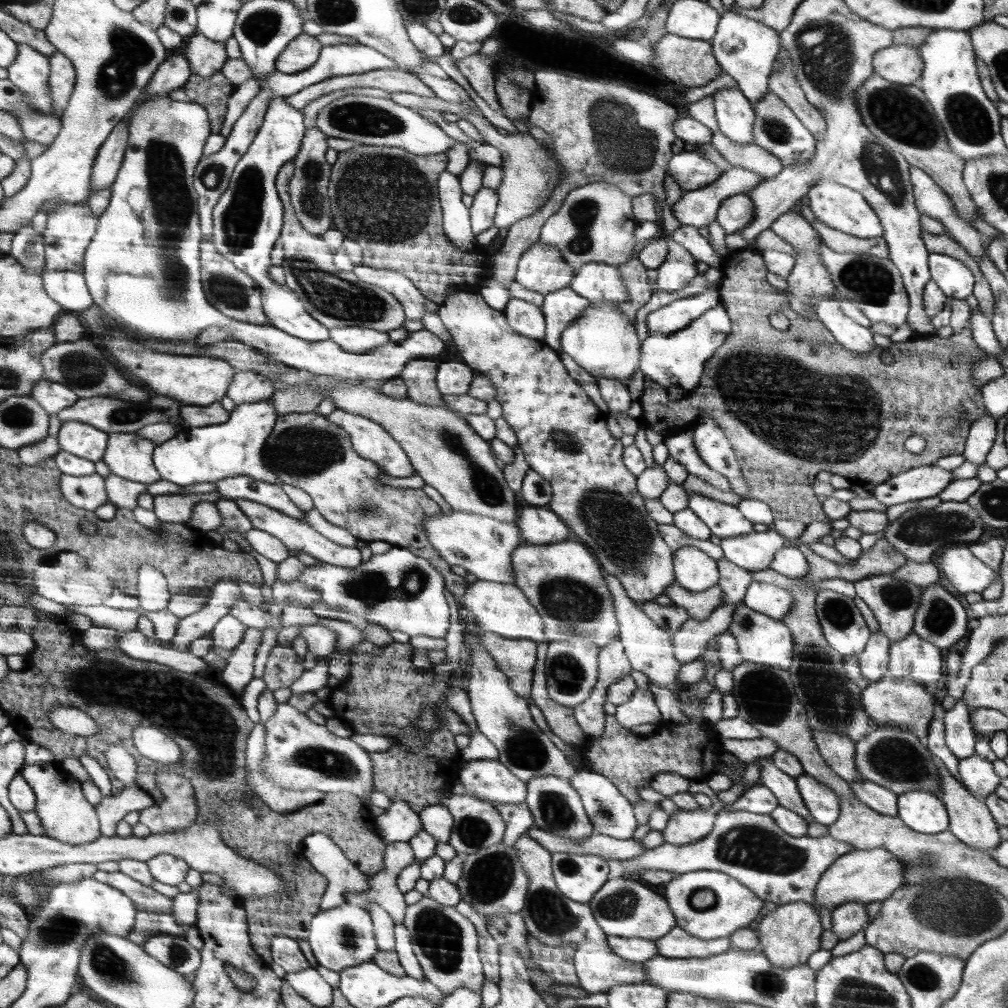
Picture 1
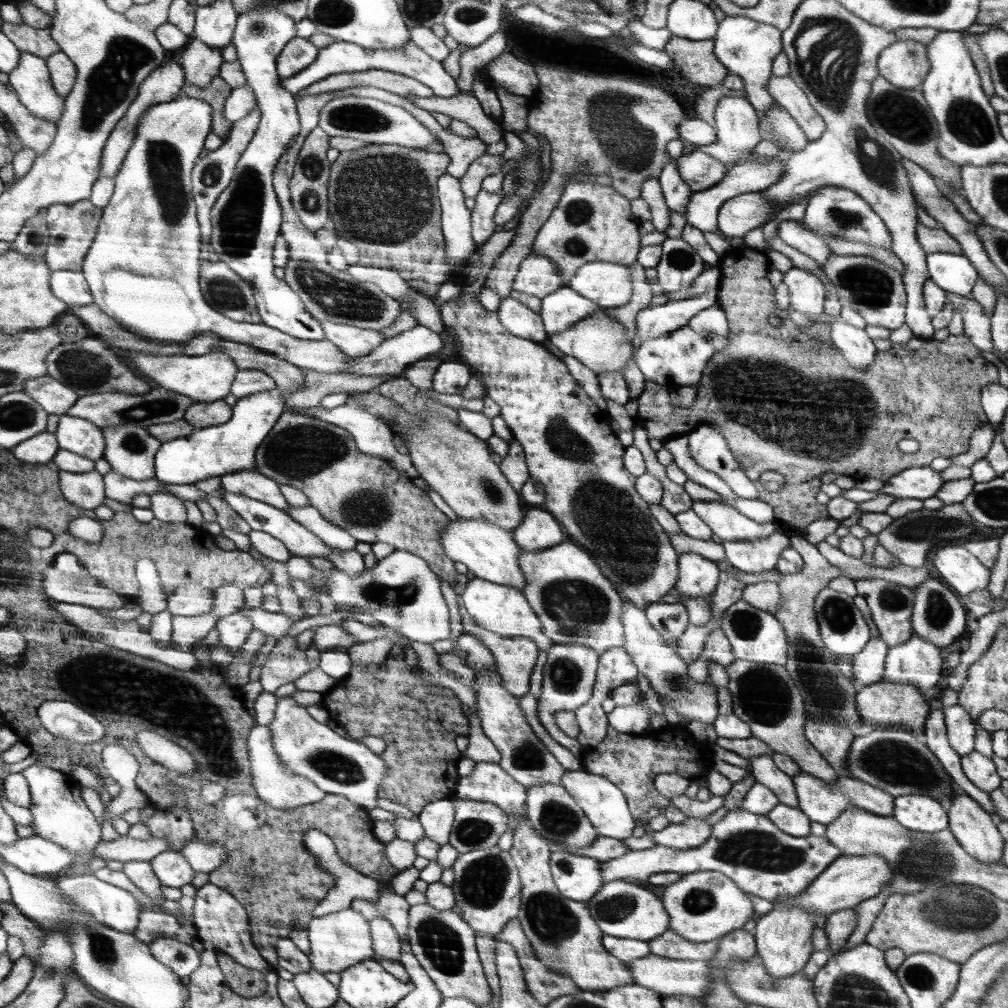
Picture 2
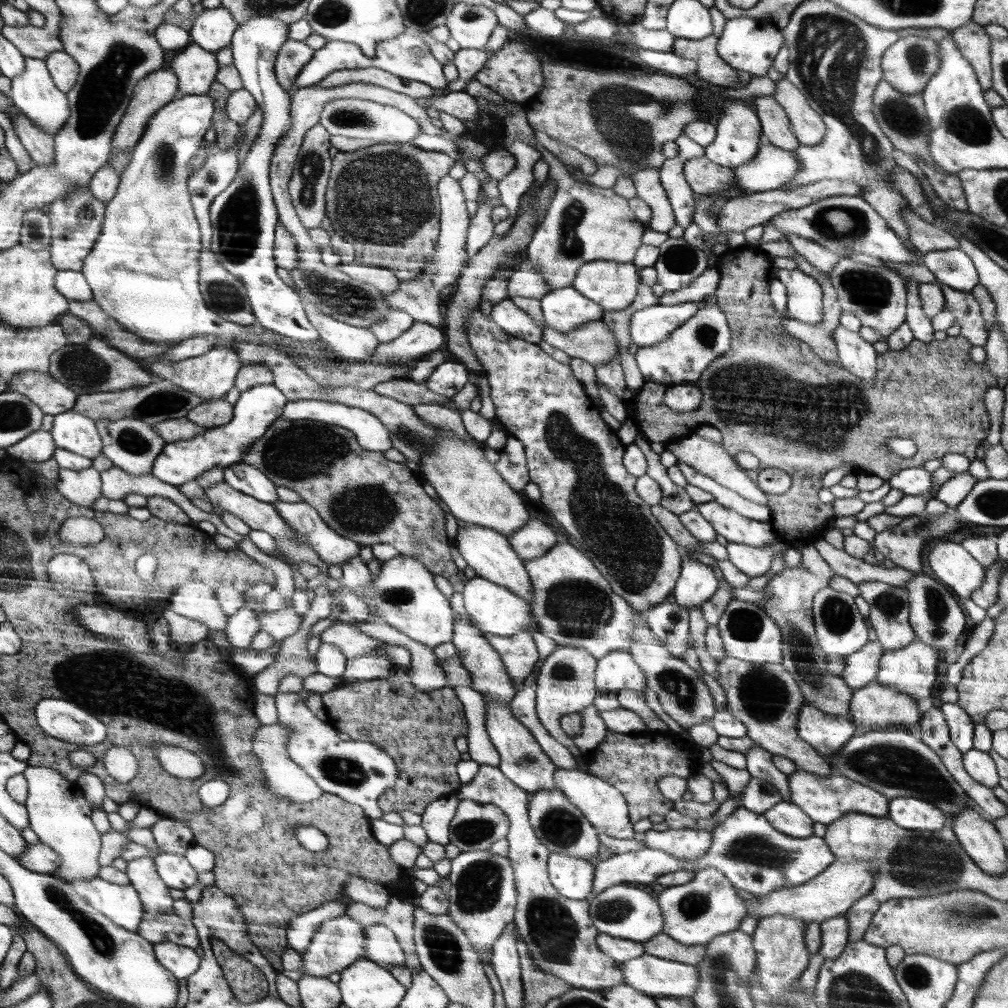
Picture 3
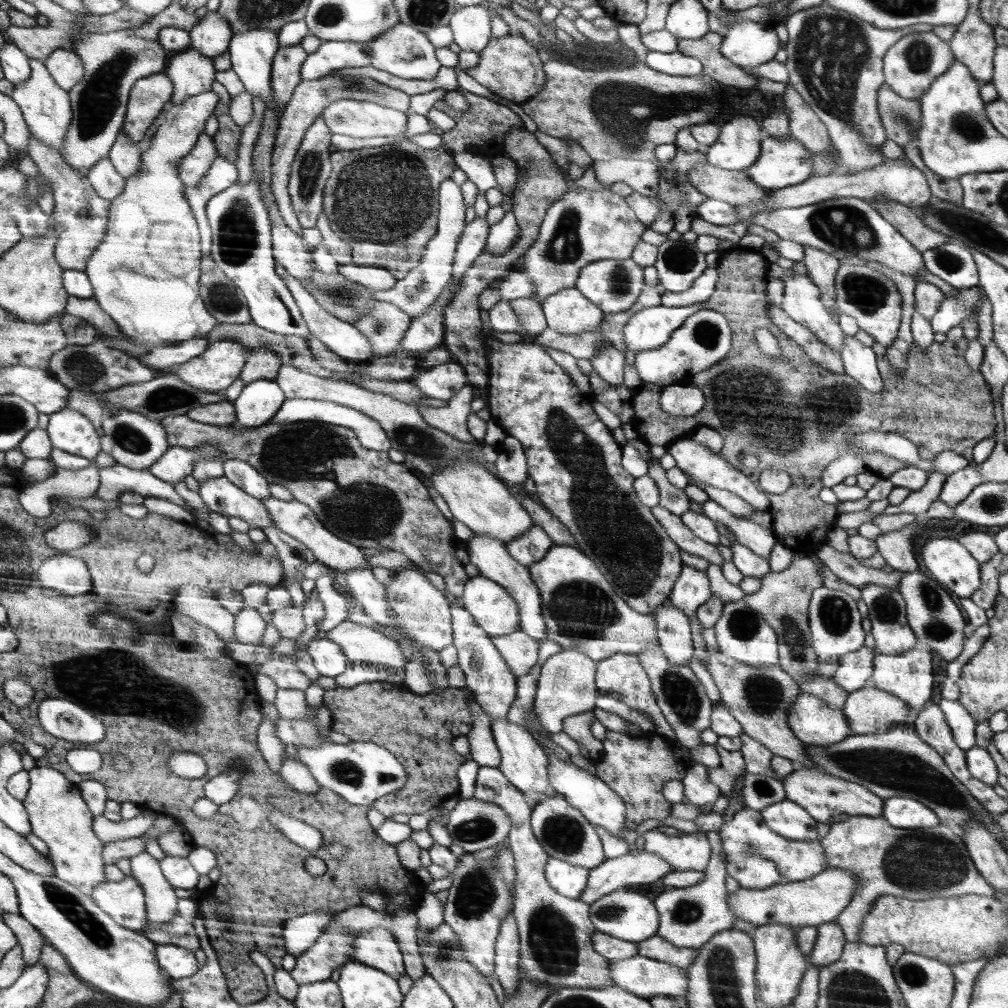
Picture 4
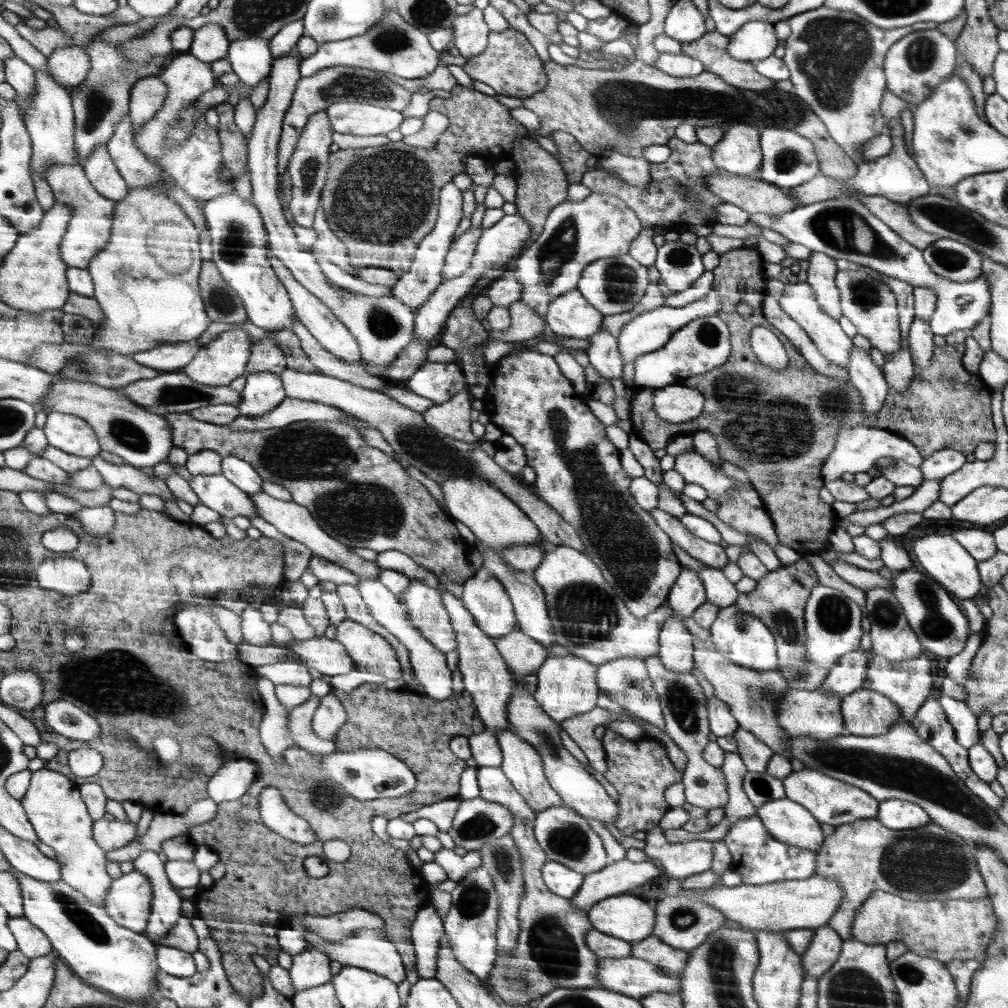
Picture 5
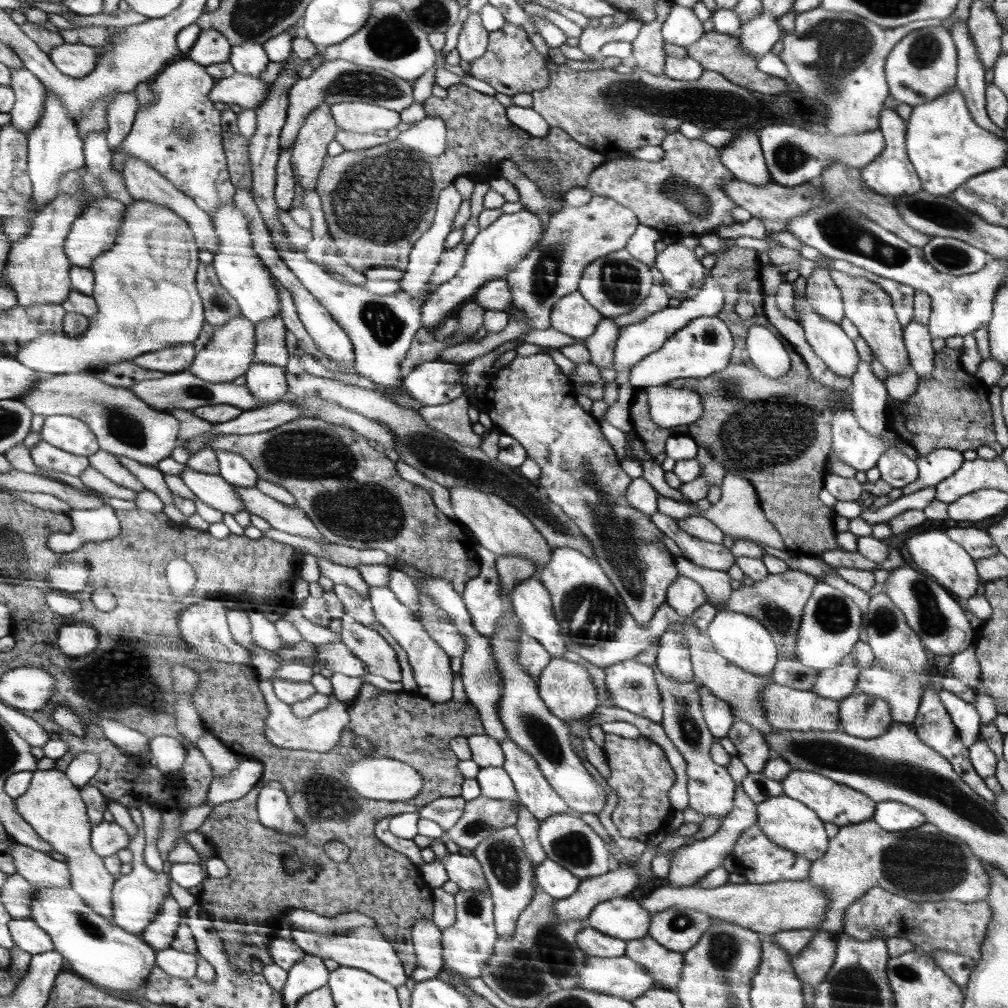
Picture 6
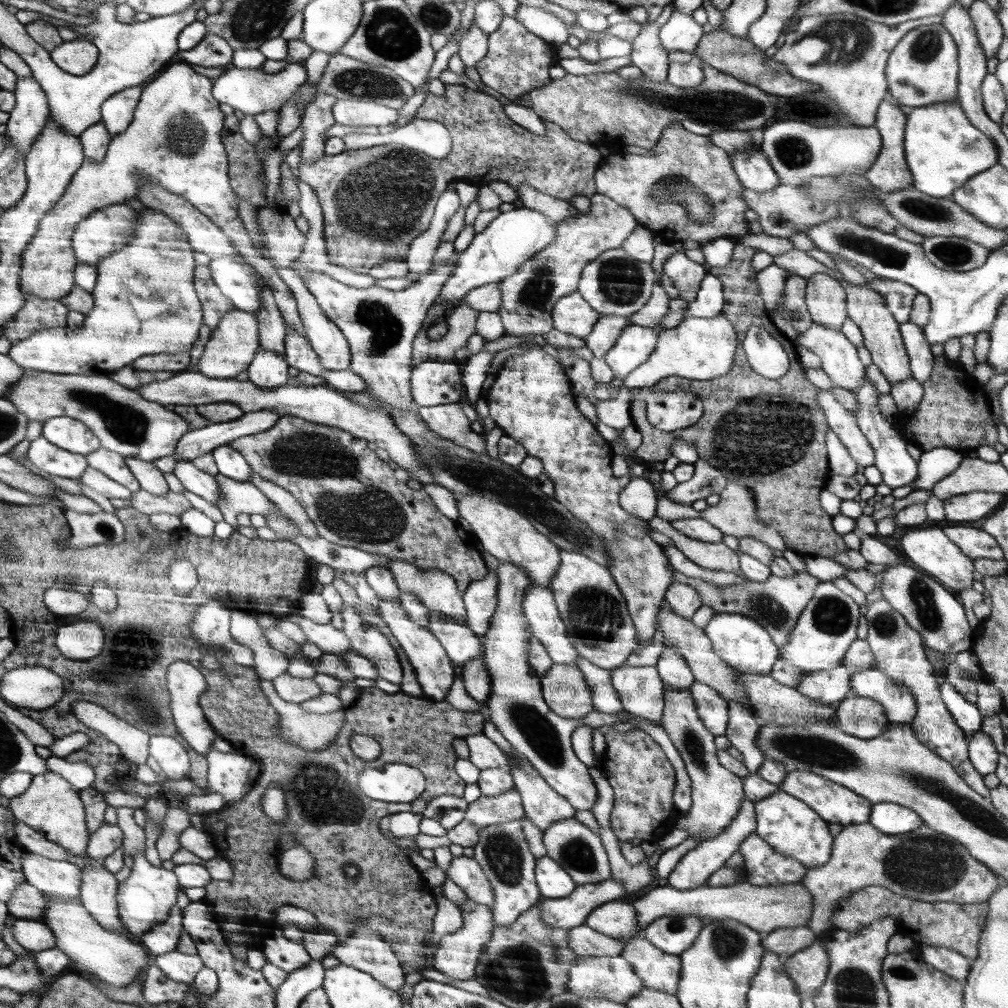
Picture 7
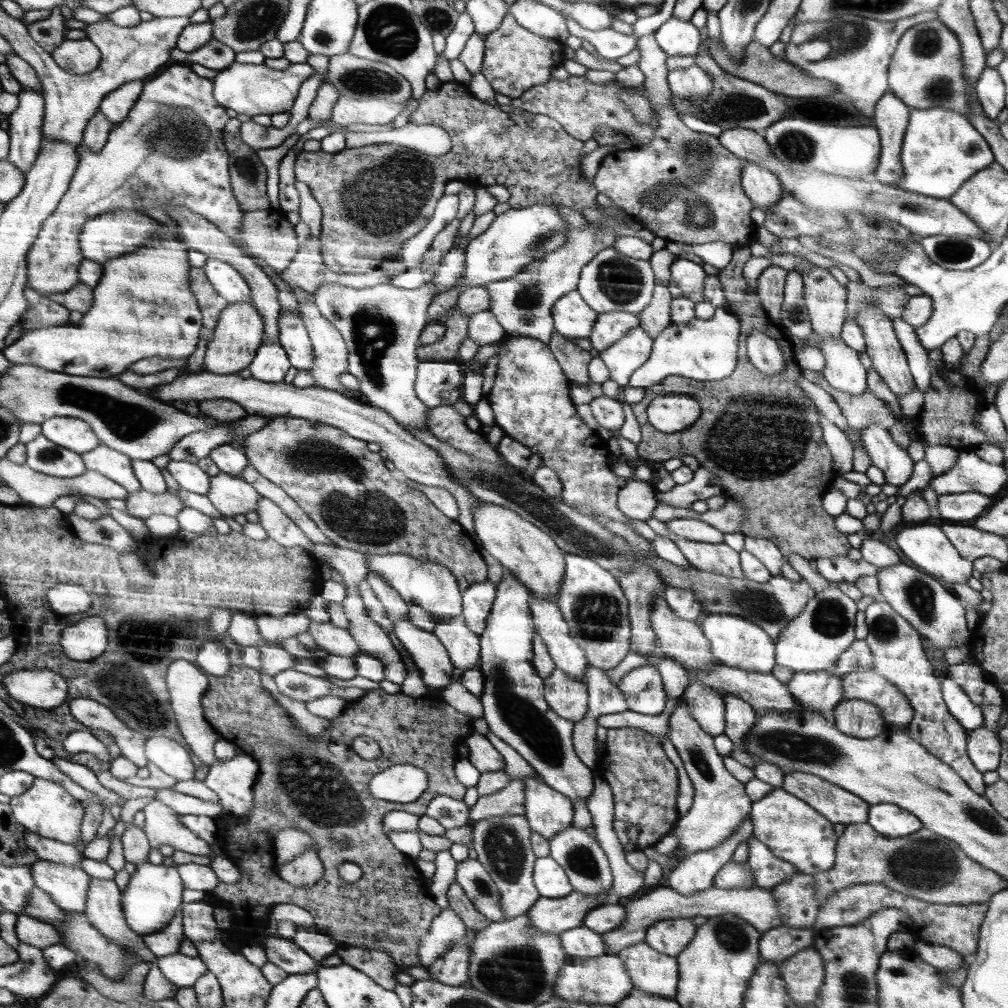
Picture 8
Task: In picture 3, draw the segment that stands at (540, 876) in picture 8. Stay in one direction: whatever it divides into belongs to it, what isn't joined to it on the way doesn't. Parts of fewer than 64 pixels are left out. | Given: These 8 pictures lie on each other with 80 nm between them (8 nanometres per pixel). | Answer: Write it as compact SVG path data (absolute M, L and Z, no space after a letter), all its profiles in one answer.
M549 854L549 879L561 896L571 900L585 900L593 892L594 866L586 860Z

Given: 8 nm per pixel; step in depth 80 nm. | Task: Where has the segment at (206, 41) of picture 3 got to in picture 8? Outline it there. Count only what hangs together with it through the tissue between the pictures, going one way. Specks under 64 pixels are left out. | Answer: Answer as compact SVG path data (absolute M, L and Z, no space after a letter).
M212 38L205 45L189 53L175 48L172 50L172 57L178 63L190 60L192 63L202 64L206 68L221 71L235 62L235 50Z

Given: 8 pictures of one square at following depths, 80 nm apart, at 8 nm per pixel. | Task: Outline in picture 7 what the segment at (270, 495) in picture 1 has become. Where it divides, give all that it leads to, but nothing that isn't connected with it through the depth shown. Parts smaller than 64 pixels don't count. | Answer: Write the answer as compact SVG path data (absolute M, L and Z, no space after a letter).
M229 444L216 447L212 452L217 466L217 472L236 481L247 482L250 480L252 470L245 456Z

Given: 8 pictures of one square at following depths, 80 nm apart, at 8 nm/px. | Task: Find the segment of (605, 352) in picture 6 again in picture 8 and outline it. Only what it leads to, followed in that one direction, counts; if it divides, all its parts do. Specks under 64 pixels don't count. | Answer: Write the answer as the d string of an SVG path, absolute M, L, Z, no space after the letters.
M612 311L600 314L600 318L594 323L593 333L589 337L592 349L598 353L606 351L640 324L640 316L637 313Z

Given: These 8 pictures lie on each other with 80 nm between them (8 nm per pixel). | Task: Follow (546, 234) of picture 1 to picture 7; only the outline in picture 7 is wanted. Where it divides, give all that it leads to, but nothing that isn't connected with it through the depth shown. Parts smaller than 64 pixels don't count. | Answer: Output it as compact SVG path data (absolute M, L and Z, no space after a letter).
M594 194L592 196L591 207L588 212L578 213L558 221L556 240L534 255L532 259L522 263L520 270L499 282L503 302L497 312L502 316L506 328L505 332L515 337L530 336L530 334L548 334L553 329L553 308L558 301L577 290L584 268L592 263L594 259L598 259L603 252L621 247L622 243L633 234L639 224L640 222L629 209L619 205L617 201L604 194Z

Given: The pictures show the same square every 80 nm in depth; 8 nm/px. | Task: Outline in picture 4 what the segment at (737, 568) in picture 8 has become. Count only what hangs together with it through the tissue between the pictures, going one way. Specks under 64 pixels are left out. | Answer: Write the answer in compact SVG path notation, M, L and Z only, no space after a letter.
M655 506L653 515L665 527L666 532L678 543L678 546L690 554L701 556L708 560L709 564L720 565L725 561L720 553L720 549L714 544L710 544L701 537L696 536L683 522L681 516L676 516L669 509L663 506Z

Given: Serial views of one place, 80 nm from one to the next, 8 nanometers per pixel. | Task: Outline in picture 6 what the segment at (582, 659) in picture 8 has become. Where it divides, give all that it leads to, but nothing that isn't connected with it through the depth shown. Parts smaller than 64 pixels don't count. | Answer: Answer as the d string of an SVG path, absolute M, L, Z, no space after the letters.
M537 575L516 586L511 606L524 632L541 641L552 658L562 658L568 647L561 636L561 624L554 617L549 589Z

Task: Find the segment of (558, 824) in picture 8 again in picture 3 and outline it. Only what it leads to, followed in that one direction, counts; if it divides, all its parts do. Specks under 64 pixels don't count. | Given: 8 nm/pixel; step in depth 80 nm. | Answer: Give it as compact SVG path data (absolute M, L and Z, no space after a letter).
M486 699L485 707L486 732L492 744L497 748L501 758L497 767L511 781L514 781L514 784L525 789L530 794L530 799L536 791L556 789L557 783L554 776L555 771L558 771L557 766L536 742L532 732L512 714L511 706L508 703Z

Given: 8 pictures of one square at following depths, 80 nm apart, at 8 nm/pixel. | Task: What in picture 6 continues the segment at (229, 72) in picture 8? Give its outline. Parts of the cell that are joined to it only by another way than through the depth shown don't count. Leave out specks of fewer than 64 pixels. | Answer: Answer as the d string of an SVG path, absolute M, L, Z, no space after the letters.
M232 73L228 78L216 80L216 86L210 92L210 99L215 102L238 104L242 109L260 107L268 100L274 90L275 81L268 84L259 76Z

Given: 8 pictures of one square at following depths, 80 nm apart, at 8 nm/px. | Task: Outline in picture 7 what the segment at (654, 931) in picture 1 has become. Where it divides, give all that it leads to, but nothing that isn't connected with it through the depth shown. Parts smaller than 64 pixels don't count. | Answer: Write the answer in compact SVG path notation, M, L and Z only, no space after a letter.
M610 901L596 907L585 924L612 938L632 936L639 930L638 912L633 904Z

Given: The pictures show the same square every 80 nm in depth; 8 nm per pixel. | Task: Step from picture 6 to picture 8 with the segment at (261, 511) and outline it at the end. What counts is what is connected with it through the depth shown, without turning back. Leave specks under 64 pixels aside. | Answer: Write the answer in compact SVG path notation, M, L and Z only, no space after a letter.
M218 473L210 478L206 496L216 510L228 517L255 511L261 497L248 482L227 473Z

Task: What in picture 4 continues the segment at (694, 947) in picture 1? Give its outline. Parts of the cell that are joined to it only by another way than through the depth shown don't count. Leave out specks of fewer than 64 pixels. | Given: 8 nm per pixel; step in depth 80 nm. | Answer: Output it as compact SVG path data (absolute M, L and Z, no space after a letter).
M657 934L637 943L638 955L687 969L700 955L696 948L680 948Z

